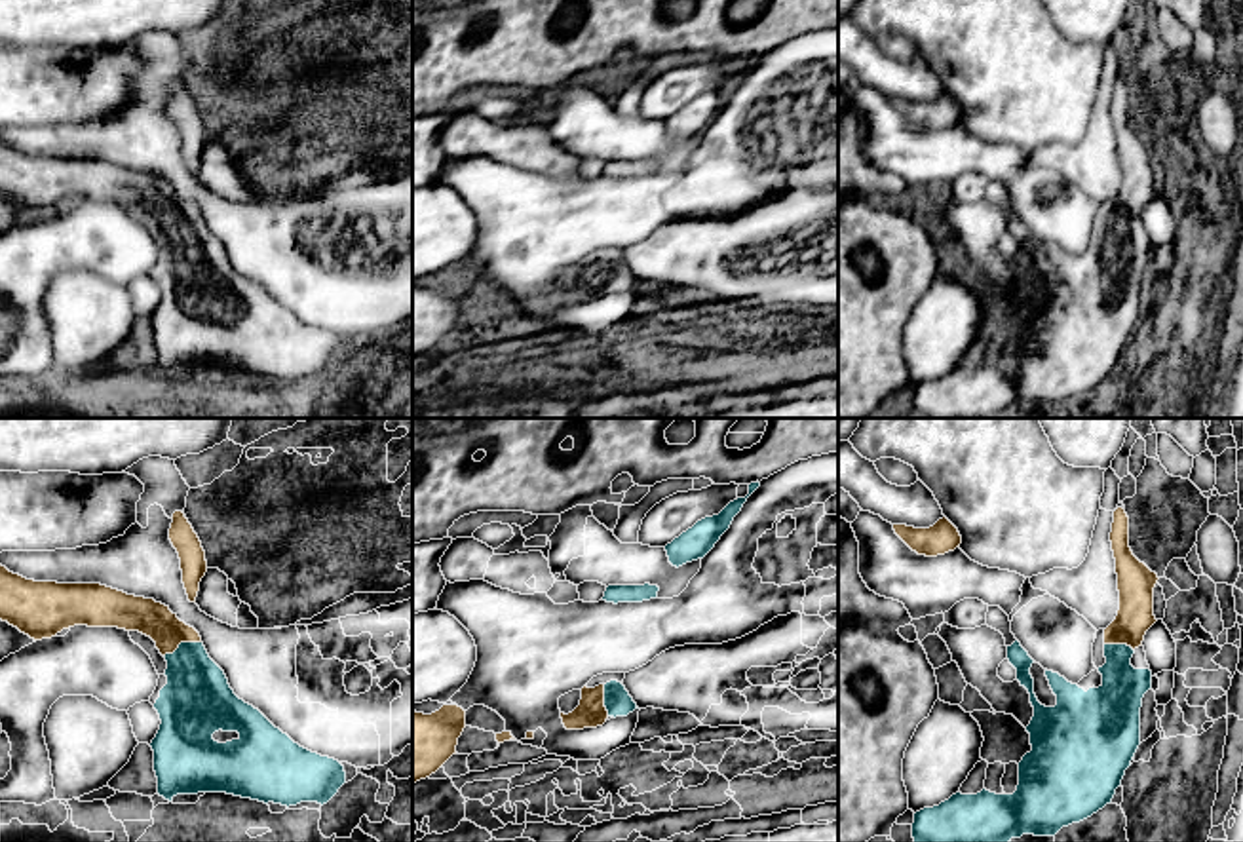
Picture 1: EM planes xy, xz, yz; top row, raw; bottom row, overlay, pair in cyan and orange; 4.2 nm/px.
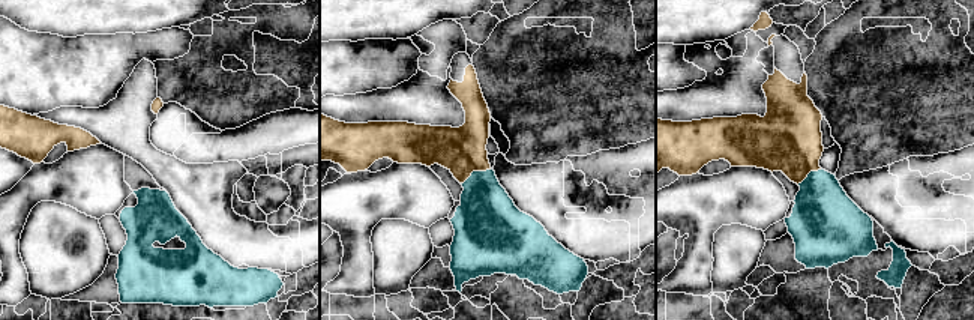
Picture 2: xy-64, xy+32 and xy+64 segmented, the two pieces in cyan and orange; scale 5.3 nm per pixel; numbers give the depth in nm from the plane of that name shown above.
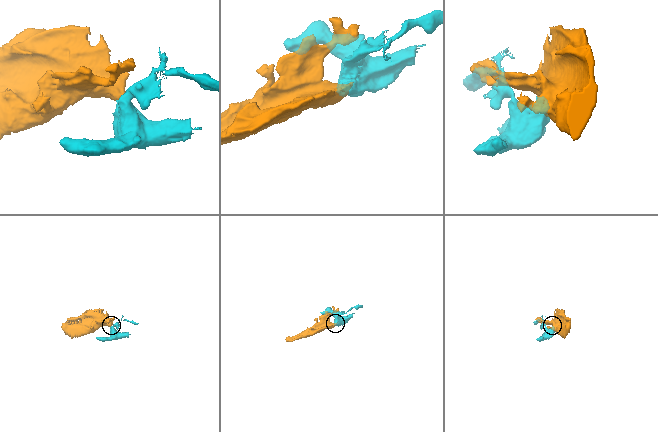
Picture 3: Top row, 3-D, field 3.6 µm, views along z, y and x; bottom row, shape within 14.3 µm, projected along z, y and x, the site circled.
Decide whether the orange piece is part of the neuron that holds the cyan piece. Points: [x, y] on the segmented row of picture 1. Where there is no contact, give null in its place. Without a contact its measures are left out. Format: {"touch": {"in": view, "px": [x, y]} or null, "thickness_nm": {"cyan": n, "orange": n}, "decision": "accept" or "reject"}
{"touch": {"in": "xy", "px": [181, 643]}, "thickness_nm": {"cyan": 300, "orange": 150}, "decision": "accept"}

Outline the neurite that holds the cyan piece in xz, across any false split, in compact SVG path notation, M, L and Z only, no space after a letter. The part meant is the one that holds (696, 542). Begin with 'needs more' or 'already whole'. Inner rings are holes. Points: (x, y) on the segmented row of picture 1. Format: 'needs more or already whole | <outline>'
already whole | M760 483L749 485L749 494L730 502L718 515L705 517L698 521L692 528L682 532L671 544L665 545L669 563L673 566L682 566L686 563L703 559L720 536L730 528L734 517L741 511L747 498L760 487Z

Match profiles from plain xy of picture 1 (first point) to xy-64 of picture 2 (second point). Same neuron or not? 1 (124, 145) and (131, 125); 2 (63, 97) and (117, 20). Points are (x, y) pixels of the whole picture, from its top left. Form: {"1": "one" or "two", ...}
{"1": "one", "2": "two"}

